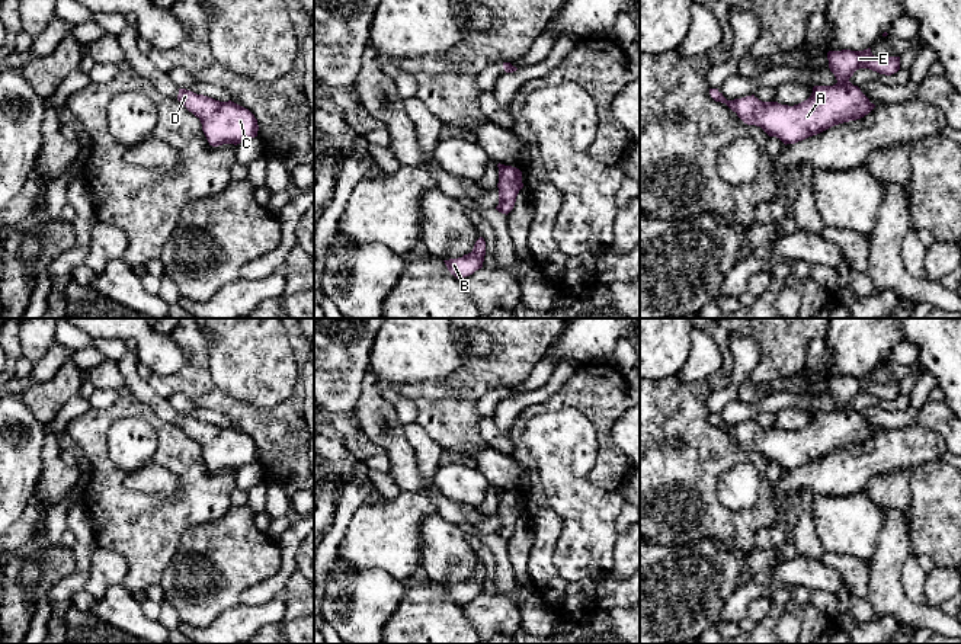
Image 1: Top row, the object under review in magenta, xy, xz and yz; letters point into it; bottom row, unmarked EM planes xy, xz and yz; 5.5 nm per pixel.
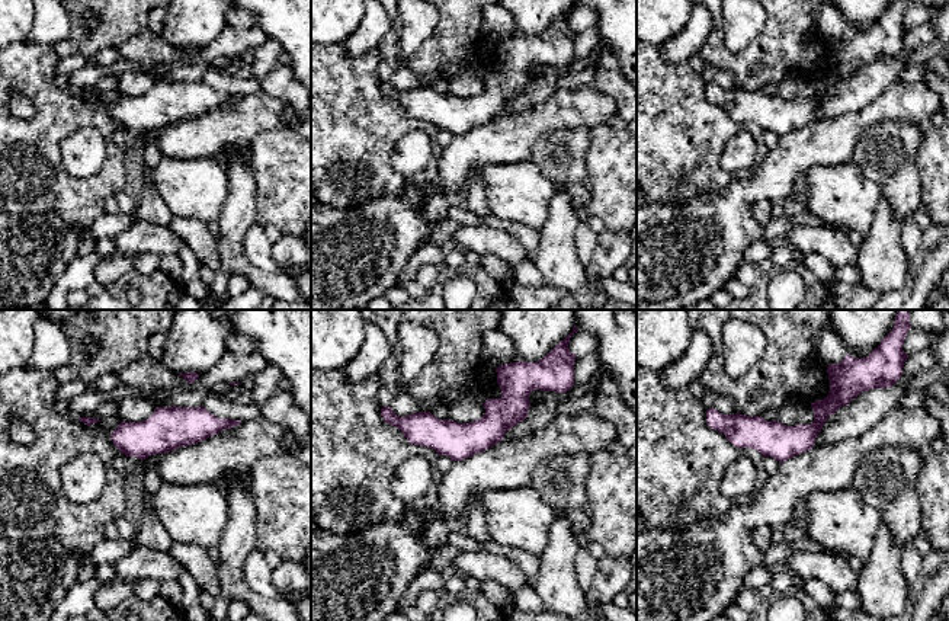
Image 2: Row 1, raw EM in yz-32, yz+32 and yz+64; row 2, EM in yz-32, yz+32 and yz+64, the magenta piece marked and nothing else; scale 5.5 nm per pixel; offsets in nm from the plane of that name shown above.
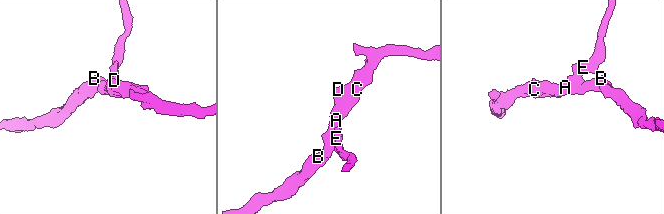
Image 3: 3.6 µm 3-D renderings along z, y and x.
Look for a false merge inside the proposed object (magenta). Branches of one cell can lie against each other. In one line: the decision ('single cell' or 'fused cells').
single cell

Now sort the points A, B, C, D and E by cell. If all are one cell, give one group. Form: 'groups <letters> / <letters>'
groups A B C D E

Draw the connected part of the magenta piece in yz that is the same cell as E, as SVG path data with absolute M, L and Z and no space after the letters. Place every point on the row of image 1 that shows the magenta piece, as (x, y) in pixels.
M871 48L864 51L829 51L829 68L837 83L814 86L811 96L794 106L762 102L755 94L727 100L718 89L709 89L715 102L725 103L747 125L760 126L785 145L817 135L835 125L868 115L875 105L849 79L859 68L891 76L900 70L900 57L878 58Z

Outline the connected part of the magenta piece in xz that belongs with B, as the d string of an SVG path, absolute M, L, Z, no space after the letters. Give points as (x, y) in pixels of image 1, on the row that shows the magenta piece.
M480 237L471 253L464 254L458 259L443 260L451 275L457 279L462 281L465 276L473 275L475 270L483 267L486 256L486 241Z

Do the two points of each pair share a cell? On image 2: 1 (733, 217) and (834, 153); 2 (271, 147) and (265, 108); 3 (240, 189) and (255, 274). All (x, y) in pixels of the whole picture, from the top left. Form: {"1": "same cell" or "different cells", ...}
{"1": "same cell", "2": "different cells", "3": "same cell"}

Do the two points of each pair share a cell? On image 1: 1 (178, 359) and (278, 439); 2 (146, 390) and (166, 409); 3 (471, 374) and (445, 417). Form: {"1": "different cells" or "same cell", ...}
{"1": "different cells", "2": "same cell", "3": "same cell"}

